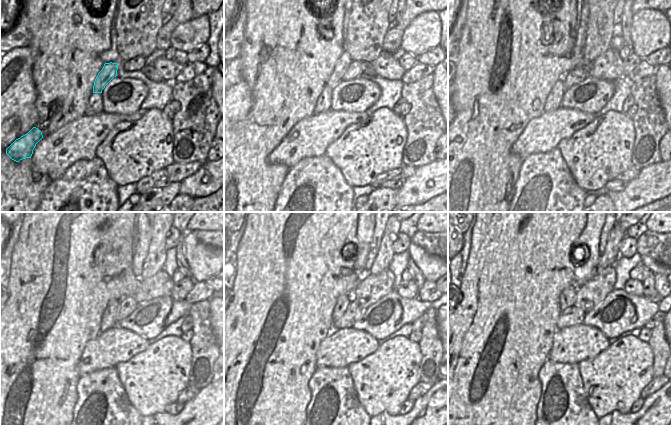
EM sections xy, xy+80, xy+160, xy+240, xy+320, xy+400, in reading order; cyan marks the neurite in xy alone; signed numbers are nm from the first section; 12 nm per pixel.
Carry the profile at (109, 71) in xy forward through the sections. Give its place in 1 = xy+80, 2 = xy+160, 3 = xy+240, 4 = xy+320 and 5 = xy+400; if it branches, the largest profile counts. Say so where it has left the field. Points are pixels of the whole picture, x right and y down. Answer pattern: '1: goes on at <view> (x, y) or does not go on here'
1: goes on at xy+80 (343, 63)
2: goes on at xy+160 (580, 38)
3: goes on at xy+240 (142, 232)
4: goes on at xy+320 (378, 232)
5: goes on at xy+400 (605, 232)

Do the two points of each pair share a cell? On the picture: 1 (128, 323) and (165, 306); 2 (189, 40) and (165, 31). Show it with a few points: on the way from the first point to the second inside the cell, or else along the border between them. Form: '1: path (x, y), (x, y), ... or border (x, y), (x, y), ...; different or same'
1: path (138, 325), (148, 324), (157, 316); same
2: border (191, 19), (174, 29), (170, 46); different

